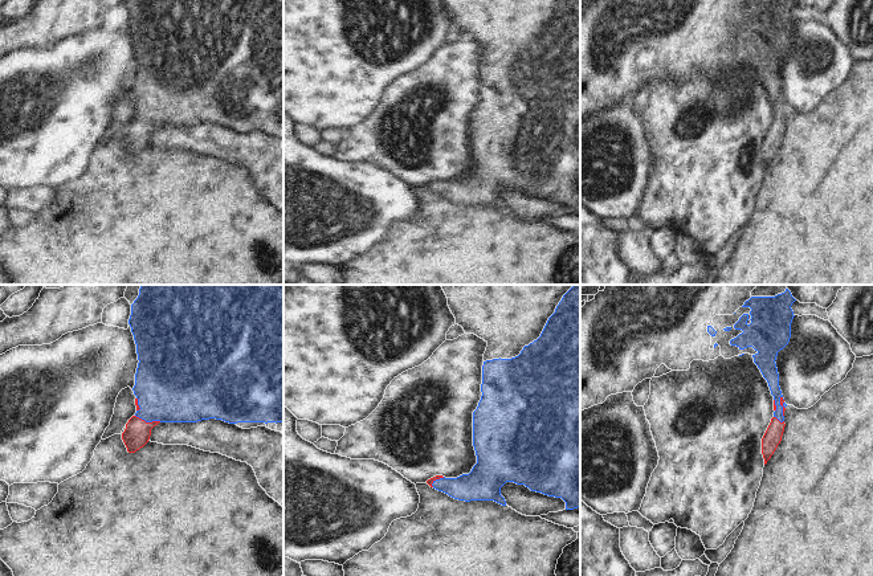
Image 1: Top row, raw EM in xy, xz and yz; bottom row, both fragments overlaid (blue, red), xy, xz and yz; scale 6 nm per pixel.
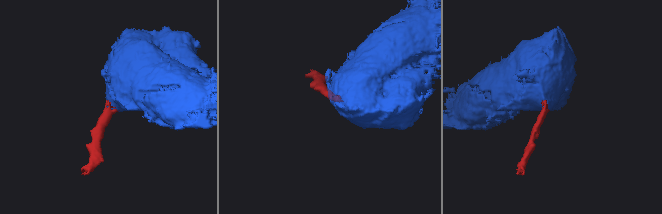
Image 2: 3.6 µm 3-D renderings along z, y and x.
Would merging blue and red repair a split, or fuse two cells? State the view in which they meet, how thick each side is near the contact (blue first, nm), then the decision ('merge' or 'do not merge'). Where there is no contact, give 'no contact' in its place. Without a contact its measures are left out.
meets blue in xy; 440 nm thick on the blue side, 160 nm on the other; merge

